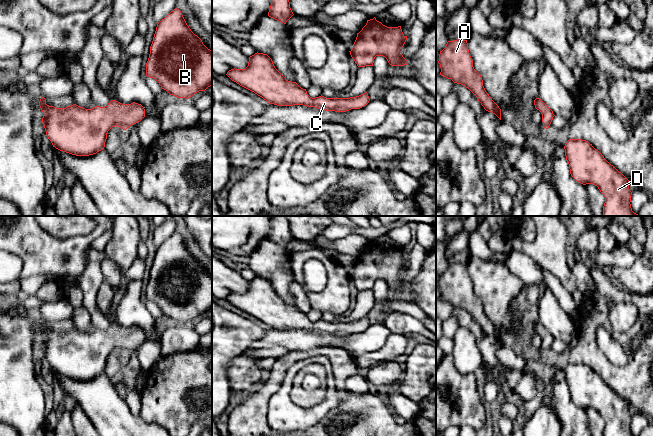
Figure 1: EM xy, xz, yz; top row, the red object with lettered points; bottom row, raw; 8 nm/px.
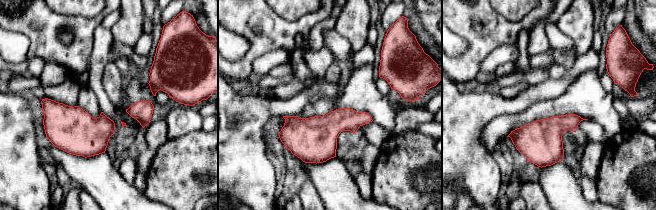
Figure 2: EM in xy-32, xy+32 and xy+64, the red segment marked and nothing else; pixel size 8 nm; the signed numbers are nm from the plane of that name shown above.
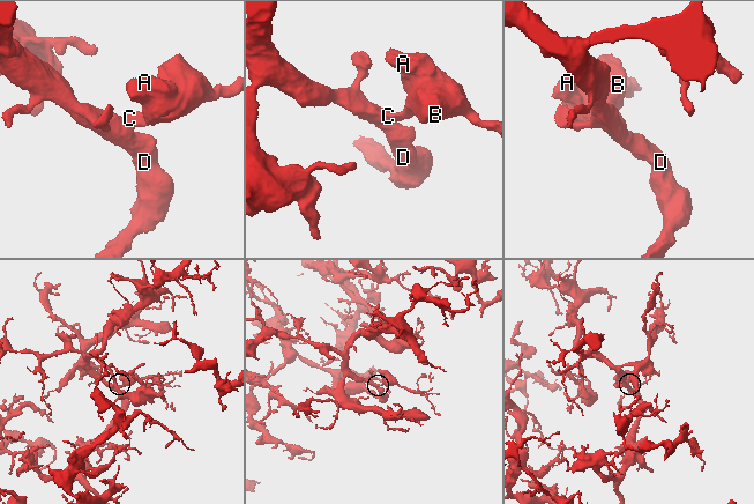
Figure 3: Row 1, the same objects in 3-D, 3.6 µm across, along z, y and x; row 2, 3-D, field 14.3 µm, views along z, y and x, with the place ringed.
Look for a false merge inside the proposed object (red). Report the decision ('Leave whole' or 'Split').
Leave whole

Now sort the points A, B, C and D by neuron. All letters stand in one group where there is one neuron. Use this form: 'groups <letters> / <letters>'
groups A B C D

